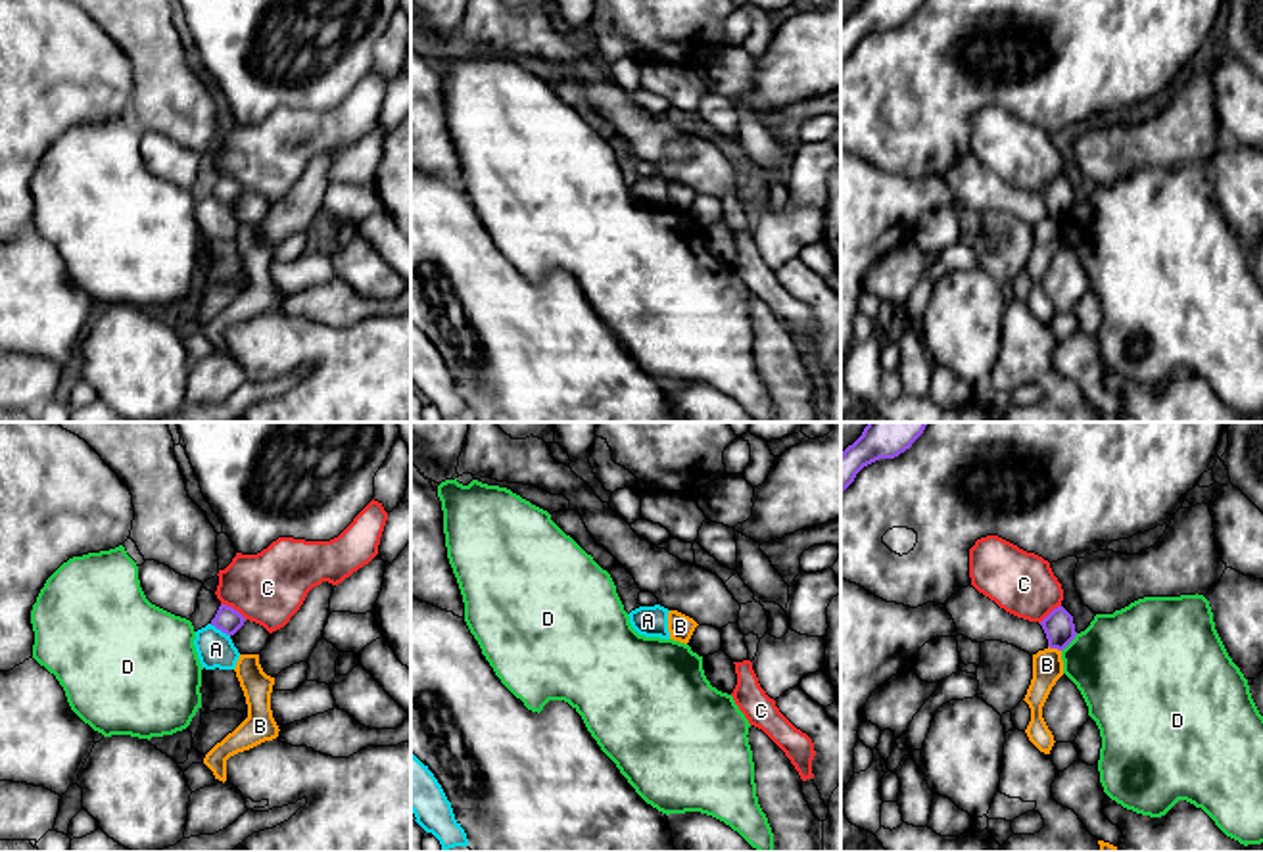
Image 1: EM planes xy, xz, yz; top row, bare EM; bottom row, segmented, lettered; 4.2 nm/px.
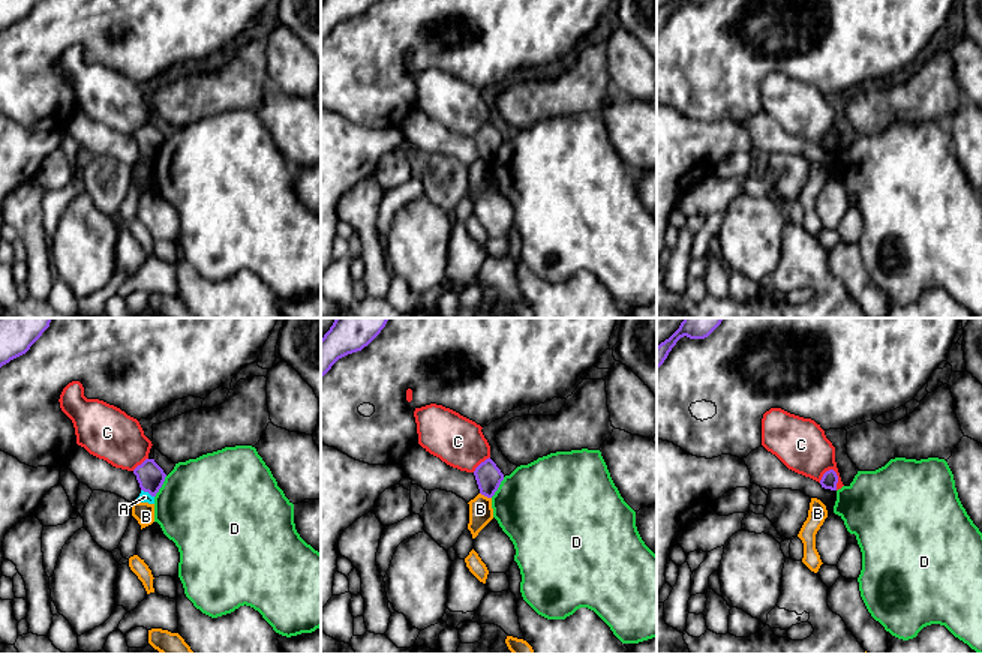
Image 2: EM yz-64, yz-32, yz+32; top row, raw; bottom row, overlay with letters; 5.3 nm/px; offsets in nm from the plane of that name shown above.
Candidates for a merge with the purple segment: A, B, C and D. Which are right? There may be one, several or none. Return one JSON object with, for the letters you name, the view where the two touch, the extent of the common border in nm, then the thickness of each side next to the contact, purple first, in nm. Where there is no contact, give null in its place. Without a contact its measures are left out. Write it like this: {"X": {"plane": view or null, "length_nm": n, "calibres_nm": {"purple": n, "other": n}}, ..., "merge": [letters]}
{"merge": []}

